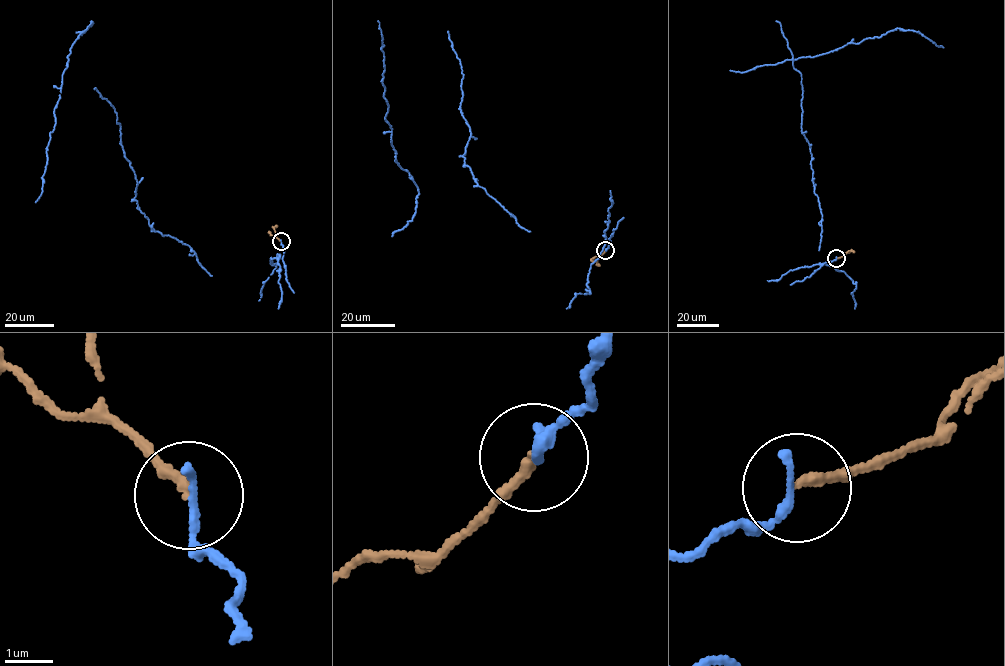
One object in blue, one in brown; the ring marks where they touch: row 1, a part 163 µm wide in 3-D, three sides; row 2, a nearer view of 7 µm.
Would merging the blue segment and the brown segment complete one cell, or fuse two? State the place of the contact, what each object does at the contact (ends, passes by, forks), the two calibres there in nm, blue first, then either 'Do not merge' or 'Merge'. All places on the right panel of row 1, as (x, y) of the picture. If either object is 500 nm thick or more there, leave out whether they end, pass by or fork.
Place: (836, 258). At the ring blue ends. At the ring brown ends. Thickness 190 nm (blue) against 200 nm. Merge

